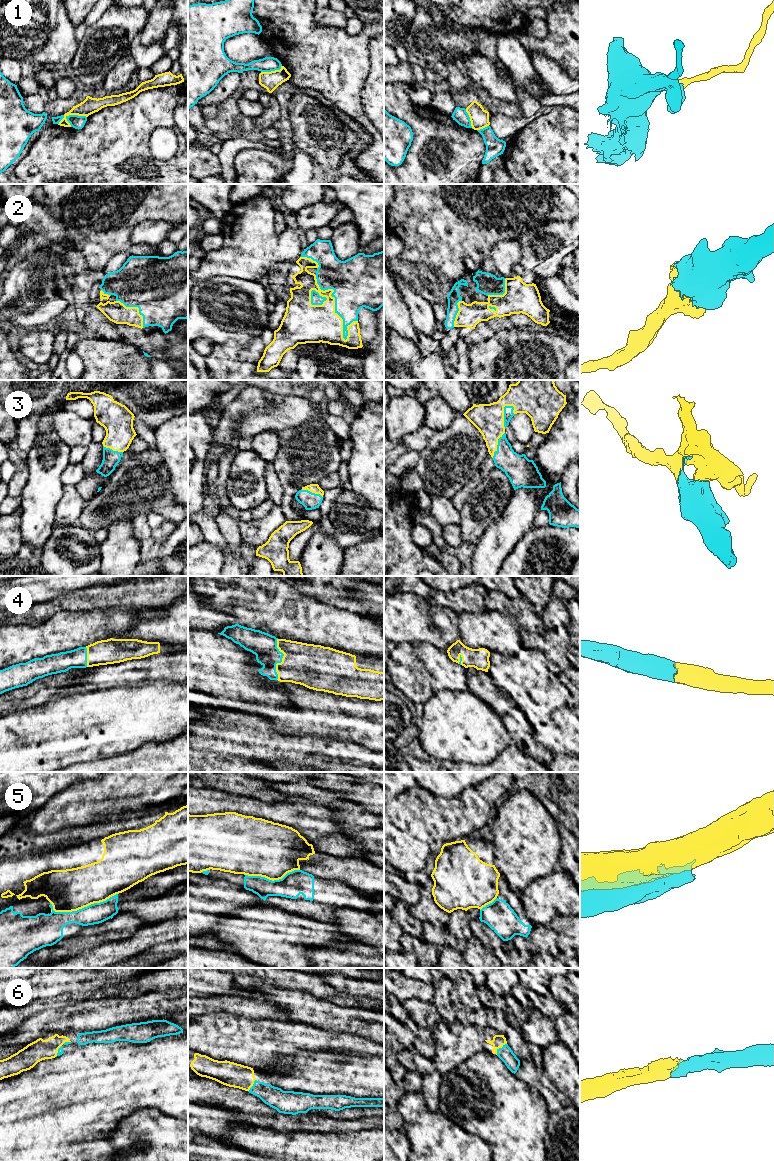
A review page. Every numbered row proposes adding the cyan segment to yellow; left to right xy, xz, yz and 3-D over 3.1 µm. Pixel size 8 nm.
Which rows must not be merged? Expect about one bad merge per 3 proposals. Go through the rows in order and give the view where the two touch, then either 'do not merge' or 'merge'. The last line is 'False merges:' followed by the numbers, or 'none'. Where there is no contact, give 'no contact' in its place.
1: contact in xy; do not merge
2: contact in xz; merge
3: contact in yz; merge
4: contact in xz; merge
5: contact in xy; do not merge
6: contact in yz; merge
False merges: 1, 5

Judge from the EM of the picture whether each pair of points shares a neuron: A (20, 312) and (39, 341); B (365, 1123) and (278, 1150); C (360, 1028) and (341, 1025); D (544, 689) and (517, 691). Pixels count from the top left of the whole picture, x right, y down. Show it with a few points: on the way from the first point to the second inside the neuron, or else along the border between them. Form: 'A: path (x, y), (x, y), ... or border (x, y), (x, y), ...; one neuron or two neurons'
A: border (37, 328), (30, 330); two neurons
B: border (372, 1128), (348, 1132); two neurons
C: path (355, 1027), (346, 1026); one neuron
D: path (537, 689), (524, 691); one neuron

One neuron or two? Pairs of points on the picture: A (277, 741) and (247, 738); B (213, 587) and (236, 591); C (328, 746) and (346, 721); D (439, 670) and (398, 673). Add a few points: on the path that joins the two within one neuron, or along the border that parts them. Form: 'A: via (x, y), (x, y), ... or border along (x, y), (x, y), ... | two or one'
A: via (270, 739), (254, 738) | one
B: via (219, 590), (230, 590) | one
C: border along (317, 734), (336, 735), (339, 737) | two
D: via (435, 681), (427, 675), (410, 673) | one

